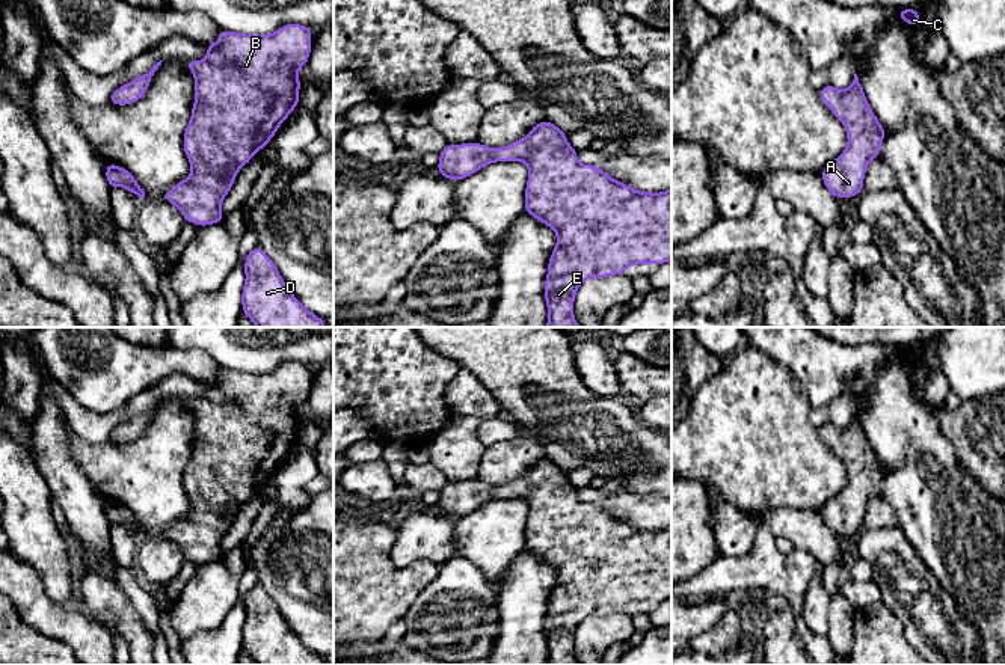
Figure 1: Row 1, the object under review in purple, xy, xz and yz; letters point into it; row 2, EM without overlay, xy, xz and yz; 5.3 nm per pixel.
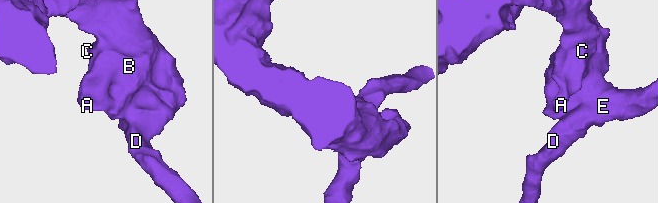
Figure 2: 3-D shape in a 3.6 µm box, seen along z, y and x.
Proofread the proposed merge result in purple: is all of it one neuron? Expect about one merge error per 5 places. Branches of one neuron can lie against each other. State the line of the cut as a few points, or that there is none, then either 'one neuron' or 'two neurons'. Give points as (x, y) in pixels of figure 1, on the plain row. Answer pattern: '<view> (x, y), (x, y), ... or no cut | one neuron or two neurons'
no cut | one neuron

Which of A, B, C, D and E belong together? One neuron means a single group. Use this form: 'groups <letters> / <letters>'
groups A B C D E

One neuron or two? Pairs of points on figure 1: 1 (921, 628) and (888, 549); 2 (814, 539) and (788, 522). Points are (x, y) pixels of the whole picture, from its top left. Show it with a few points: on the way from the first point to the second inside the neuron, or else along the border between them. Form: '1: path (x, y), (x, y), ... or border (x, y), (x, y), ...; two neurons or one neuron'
1: path (921, 608), (921, 602), (909, 590), (897, 569); one neuron
2: path (808, 533), (794, 524); one neuron

